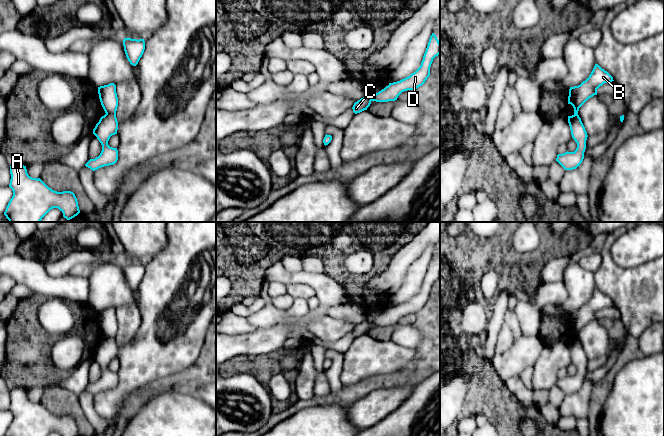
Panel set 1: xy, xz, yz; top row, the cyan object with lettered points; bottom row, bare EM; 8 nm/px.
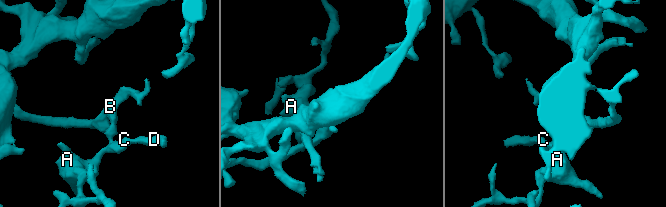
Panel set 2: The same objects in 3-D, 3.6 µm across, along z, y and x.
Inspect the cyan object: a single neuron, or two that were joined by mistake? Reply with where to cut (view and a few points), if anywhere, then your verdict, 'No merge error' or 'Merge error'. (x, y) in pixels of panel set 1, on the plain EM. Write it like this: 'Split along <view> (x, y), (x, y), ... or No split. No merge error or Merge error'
Split along yz (577, 366), (582, 366), (585, 371). Merge error

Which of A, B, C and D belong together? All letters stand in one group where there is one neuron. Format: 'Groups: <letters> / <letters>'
Groups: A C D / B

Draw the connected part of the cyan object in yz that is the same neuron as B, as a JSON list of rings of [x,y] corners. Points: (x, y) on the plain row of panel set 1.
[[[595,288],[589,301],[580,309],[570,311],[568,328],[574,332],[574,338],[568,340],[572,362],[576,367],[583,366],[586,371],[587,356],[578,339],[579,332],[591,321],[597,319],[597,313],[604,307],[612,306],[613,301],[598,288]]]

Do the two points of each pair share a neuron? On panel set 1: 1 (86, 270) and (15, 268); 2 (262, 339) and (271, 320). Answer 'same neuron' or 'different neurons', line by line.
1: different neurons
2: different neurons

